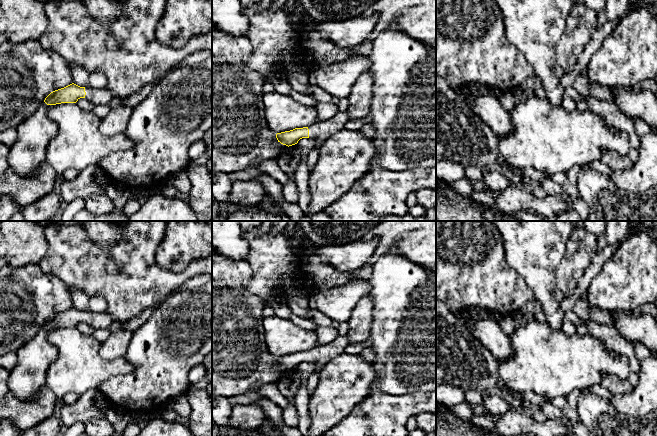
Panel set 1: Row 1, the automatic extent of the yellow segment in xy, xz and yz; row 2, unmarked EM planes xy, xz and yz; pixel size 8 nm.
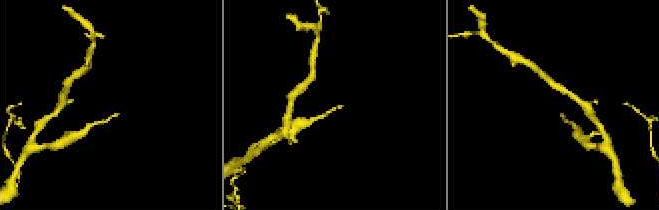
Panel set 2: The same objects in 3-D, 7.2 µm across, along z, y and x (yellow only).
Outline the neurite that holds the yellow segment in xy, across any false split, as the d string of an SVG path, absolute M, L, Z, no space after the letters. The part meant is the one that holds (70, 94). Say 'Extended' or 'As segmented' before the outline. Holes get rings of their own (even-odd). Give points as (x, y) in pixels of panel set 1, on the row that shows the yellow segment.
Extended. M74 83L51 92L44 100L47 105L61 103L76 103L80 98L86 98L94 105L108 105L113 95L106 88L80 87Z

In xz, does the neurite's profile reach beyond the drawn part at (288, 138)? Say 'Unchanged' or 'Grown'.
Grown

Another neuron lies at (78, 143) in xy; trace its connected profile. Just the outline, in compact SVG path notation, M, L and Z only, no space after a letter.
M61 103L53 105L49 117L57 124L58 132L47 146L45 161L56 174L62 174L70 168L82 171L90 165L98 165L100 160L110 154L130 150L134 142L125 133L106 136L100 133L101 118L90 111L83 110L76 103Z

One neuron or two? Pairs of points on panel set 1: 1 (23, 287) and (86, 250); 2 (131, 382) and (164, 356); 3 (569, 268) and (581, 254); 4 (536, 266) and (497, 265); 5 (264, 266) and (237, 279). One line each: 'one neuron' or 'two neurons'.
1: two neurons
2: one neuron
3: one neuron
4: two neurons
5: two neurons

